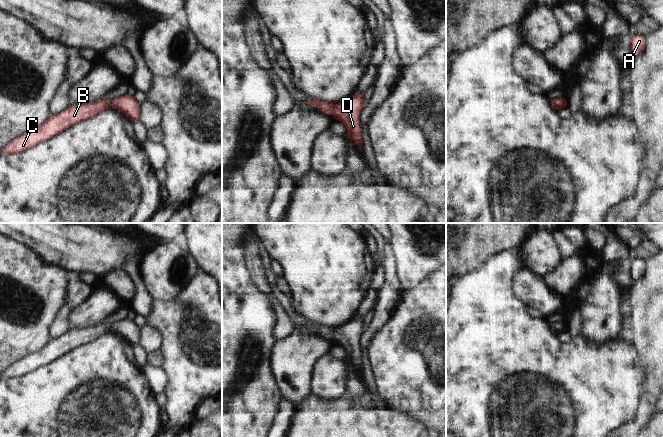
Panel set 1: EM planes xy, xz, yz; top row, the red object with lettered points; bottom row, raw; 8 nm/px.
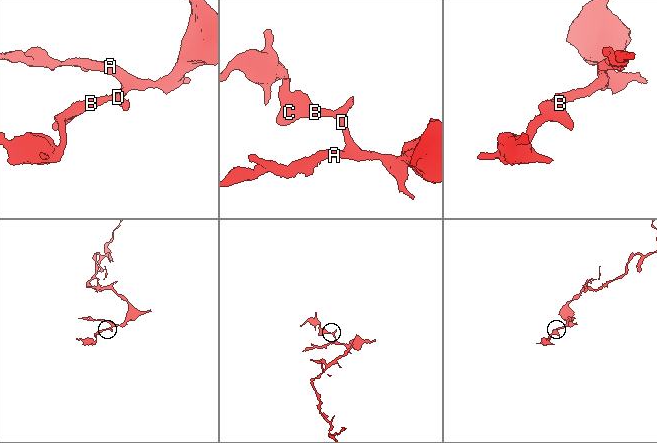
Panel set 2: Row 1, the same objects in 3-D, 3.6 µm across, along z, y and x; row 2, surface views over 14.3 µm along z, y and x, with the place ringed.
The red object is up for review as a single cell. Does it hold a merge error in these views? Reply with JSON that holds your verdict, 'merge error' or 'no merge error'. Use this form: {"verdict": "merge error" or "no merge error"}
{"verdict": "no merge error"}

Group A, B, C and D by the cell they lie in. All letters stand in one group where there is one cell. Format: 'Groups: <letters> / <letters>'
Groups: A B C D

